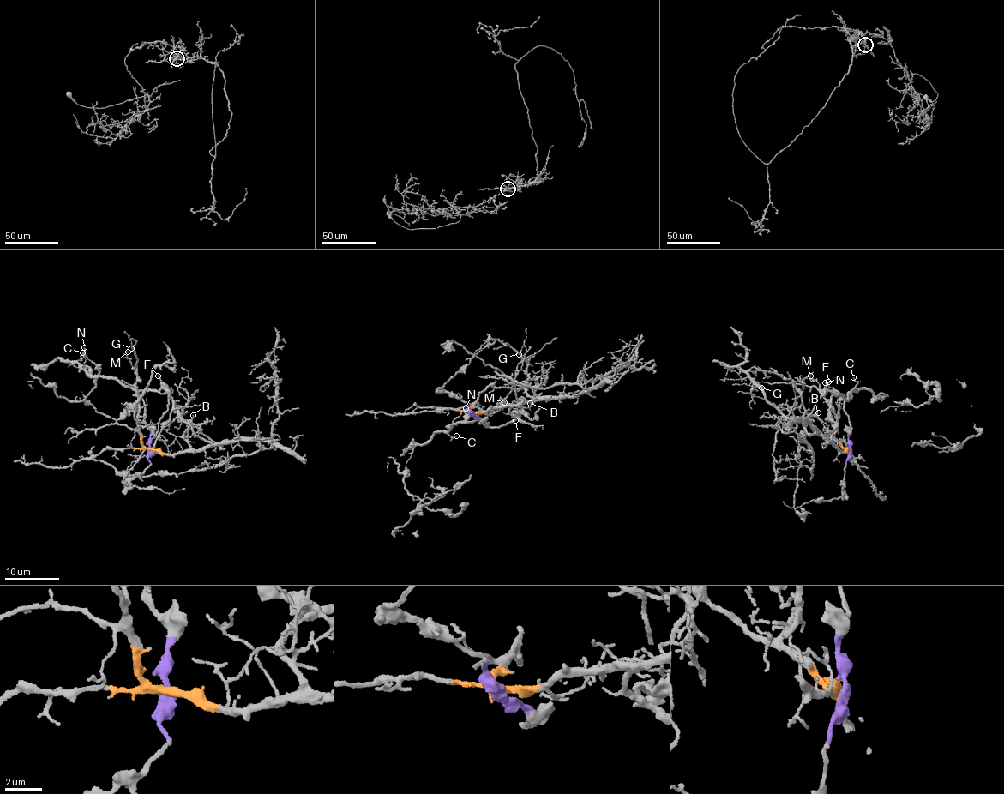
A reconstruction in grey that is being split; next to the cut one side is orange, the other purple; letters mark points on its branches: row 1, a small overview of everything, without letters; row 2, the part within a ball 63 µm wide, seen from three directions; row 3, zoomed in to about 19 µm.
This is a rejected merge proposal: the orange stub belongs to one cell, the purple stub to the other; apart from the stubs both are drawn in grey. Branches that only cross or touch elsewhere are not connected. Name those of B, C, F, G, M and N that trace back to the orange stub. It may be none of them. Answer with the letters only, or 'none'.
B, G, M

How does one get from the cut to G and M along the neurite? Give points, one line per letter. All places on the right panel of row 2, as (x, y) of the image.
G: (849, 451), (832, 436), (836, 414), (814, 387), (790, 382), (749, 384), (761, 387)
M: (849, 451), (832, 436), (836, 414), (821, 387), (809, 378), (810, 375)

